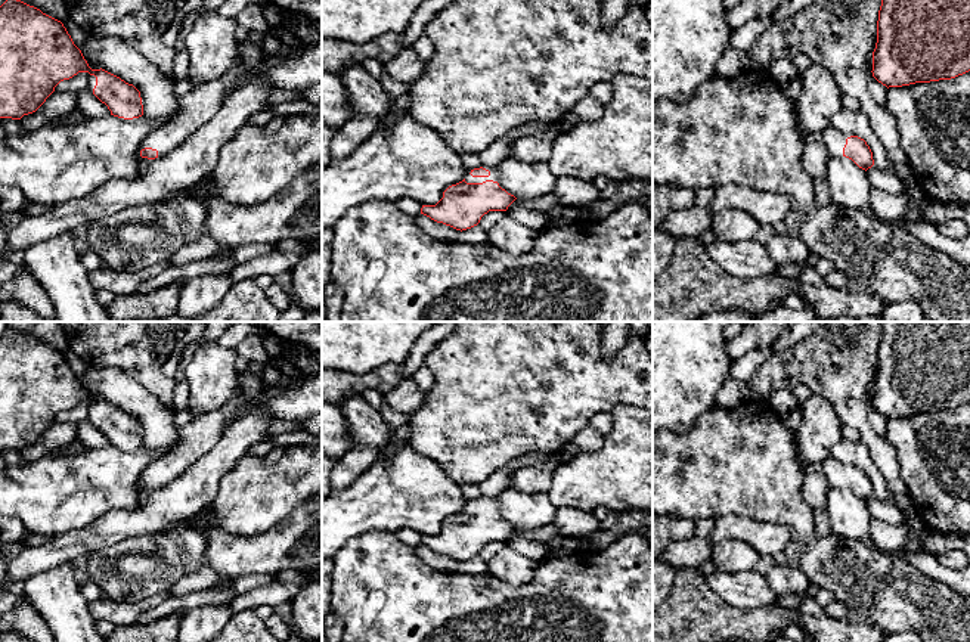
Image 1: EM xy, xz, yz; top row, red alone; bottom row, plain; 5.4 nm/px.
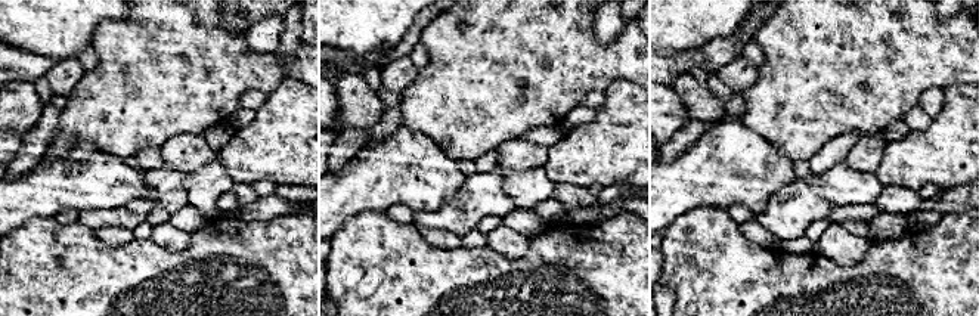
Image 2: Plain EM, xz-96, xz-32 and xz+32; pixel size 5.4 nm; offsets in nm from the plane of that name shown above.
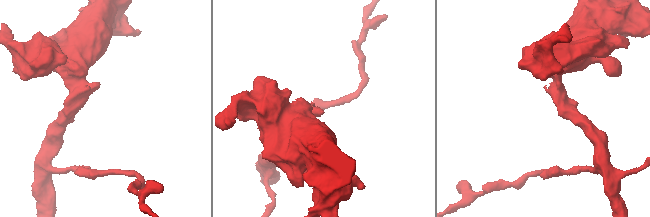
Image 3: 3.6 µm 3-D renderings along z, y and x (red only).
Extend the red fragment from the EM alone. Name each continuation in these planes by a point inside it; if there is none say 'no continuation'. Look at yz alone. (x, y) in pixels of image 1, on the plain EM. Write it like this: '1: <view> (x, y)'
1: yz (834, 471)

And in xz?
1: xz (493, 502)

